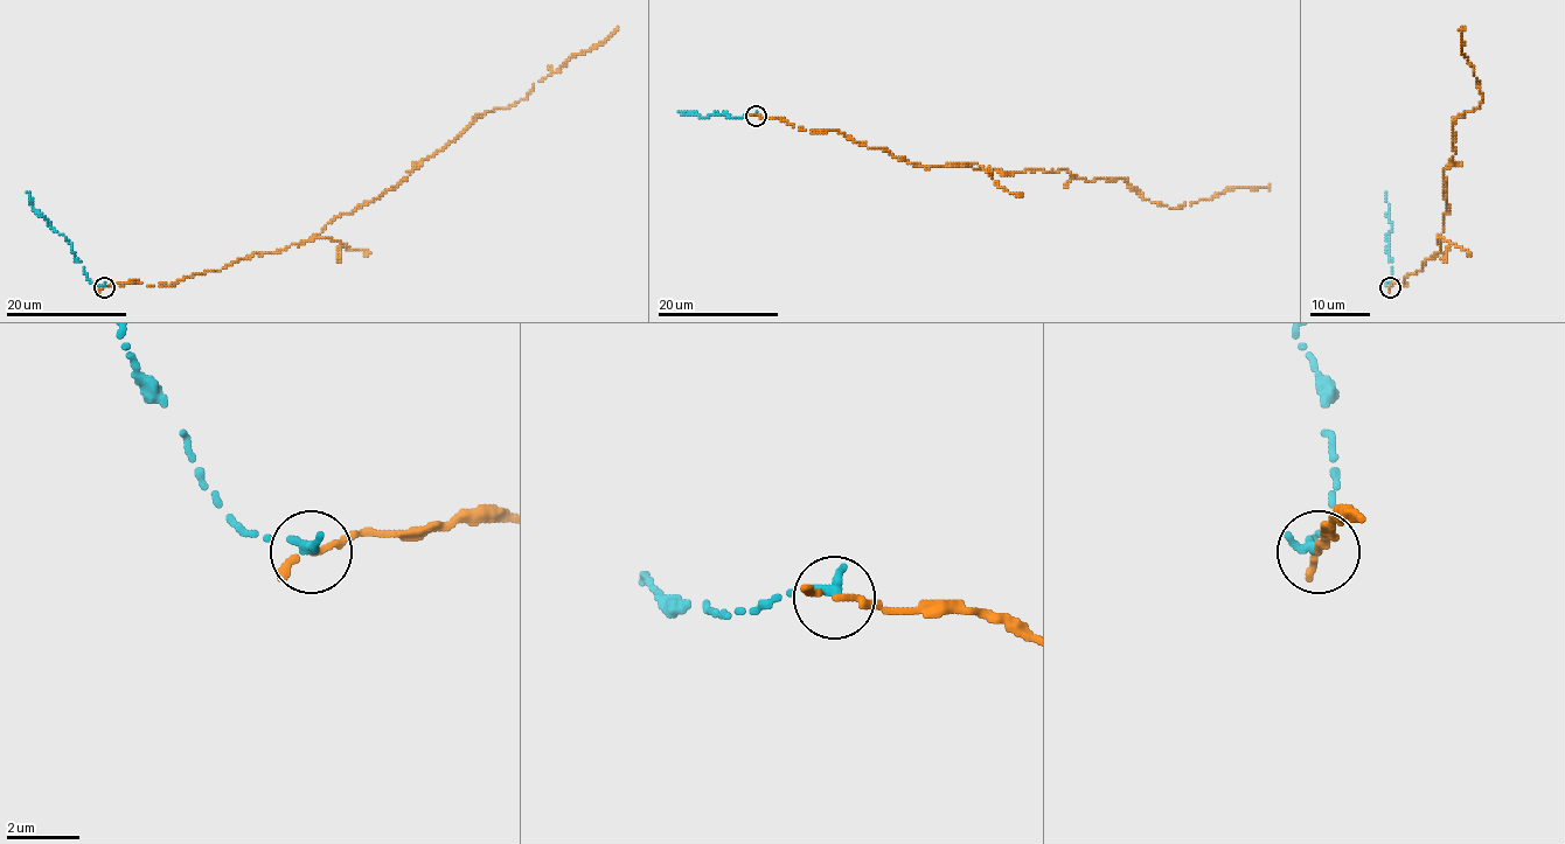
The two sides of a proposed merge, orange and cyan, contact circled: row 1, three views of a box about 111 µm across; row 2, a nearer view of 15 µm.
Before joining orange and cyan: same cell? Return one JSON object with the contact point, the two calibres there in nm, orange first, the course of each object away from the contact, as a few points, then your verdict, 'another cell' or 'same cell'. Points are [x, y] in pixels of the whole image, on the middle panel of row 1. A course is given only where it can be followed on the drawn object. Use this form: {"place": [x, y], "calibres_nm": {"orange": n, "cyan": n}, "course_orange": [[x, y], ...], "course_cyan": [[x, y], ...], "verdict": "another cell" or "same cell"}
{"place": [756, 116], "calibres_nm": {"orange": 220, "cyan": 280}, "course_orange": [[756, 116], [837, 131], [927, 168], [1065, 168], [1086, 180], [1124, 179], [1170, 207], [1237, 186], [1270, 189]], "course_cyan": [[756, 116], [738, 118], [724, 112], [708, 117], [679, 111]], "verdict": "another cell"}

